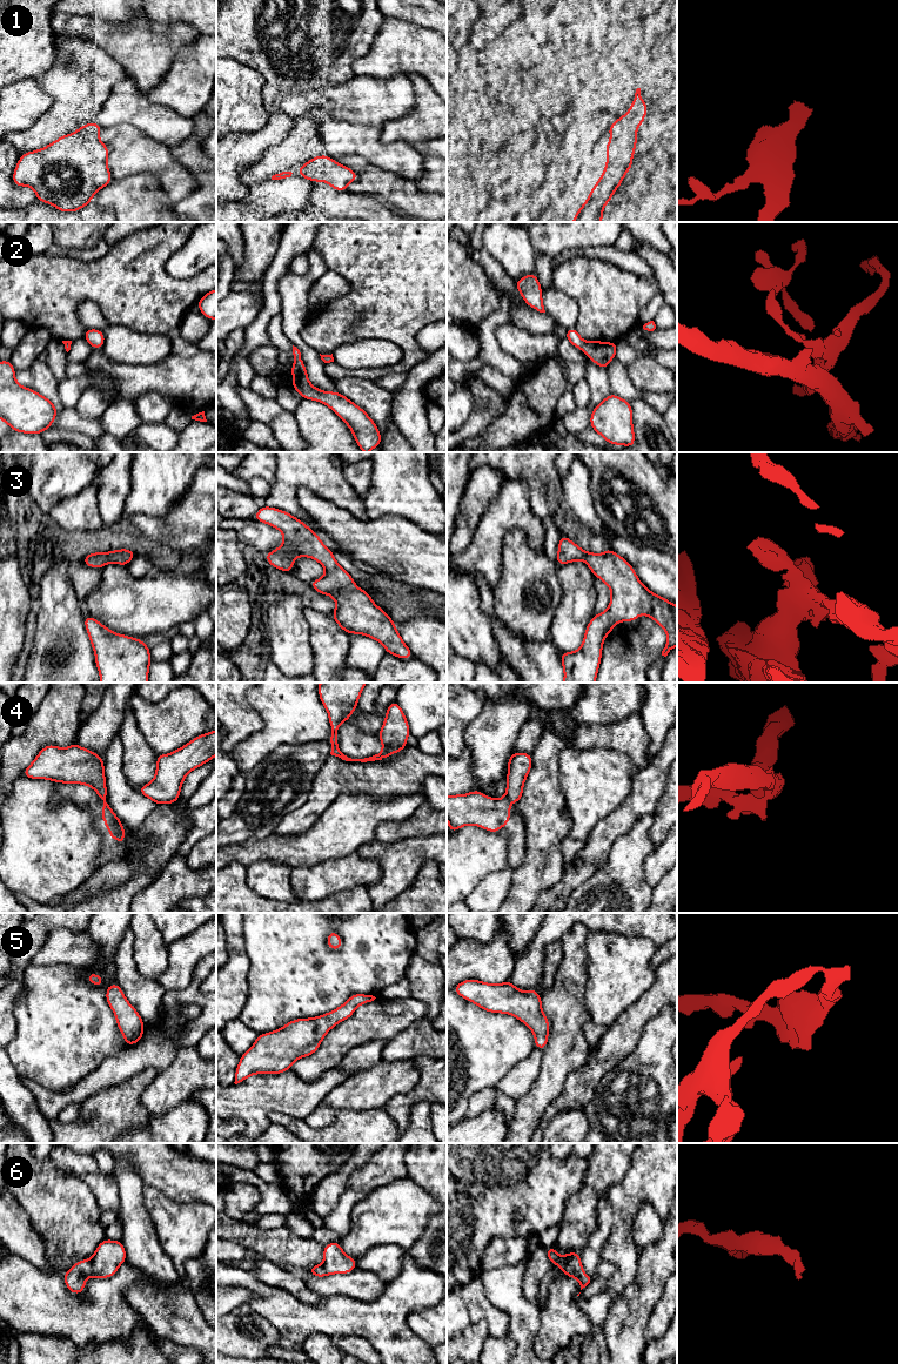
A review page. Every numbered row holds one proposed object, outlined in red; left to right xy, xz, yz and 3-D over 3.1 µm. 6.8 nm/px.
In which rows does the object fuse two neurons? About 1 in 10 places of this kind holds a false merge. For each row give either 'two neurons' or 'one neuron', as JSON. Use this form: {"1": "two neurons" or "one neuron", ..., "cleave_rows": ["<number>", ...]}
{"1": "one neuron", "2": "one neuron", "3": "one neuron", "4": "two neurons", "5": "one neuron", "6": "one neuron", "cleave_rows": ["4"]}

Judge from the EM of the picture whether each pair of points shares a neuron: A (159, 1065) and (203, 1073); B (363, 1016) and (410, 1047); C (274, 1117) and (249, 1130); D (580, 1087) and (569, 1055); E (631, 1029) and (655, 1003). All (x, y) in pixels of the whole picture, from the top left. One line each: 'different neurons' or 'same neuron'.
A: different neurons
B: different neurons
C: different neurons
D: different neurons
E: same neuron

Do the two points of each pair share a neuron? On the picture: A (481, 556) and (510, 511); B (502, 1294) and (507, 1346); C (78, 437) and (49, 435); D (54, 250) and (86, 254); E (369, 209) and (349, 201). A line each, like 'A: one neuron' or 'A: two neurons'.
A: one neuron
B: two neurons
C: one neuron
D: one neuron
E: one neuron

